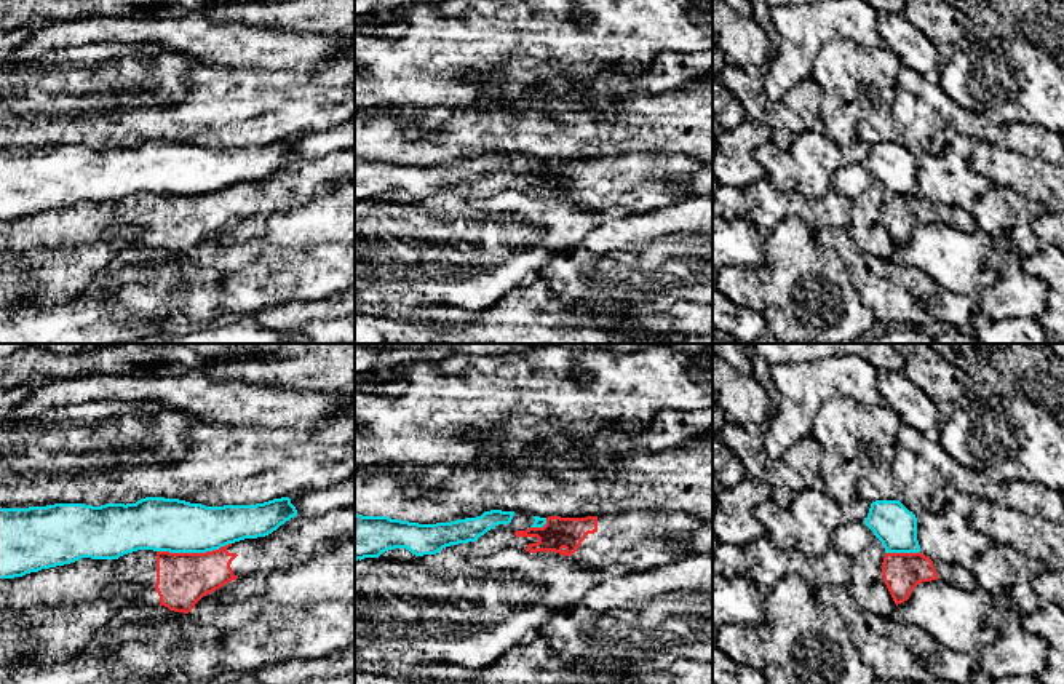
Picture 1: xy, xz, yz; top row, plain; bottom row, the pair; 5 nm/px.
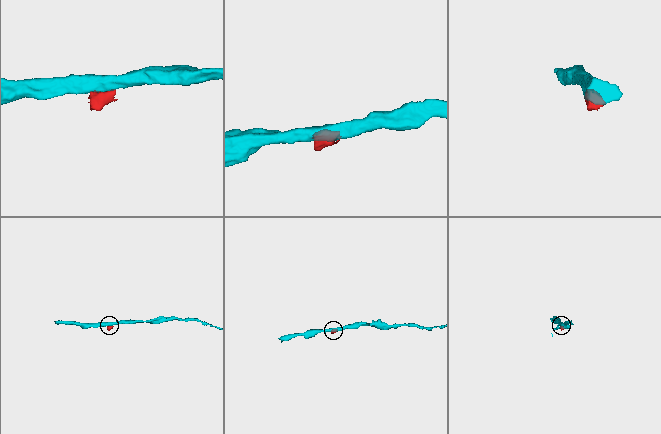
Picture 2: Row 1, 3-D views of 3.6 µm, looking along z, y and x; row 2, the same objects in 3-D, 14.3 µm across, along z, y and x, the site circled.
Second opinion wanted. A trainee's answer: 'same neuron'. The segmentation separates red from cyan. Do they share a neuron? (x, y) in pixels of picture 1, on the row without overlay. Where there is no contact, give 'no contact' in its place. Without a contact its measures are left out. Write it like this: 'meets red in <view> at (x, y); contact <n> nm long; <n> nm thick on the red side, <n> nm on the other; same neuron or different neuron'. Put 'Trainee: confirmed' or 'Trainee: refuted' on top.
Trainee: refuted
meets red in xy at (194, 195); contact 380 nm long; 280 nm thick on the red side, 280 nm on the other; different neuron

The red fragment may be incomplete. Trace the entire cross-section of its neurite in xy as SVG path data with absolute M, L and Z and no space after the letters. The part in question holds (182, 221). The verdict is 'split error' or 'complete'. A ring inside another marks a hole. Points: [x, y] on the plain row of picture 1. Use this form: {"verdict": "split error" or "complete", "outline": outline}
{"verdict": "split error", "outline": "M355 149L320 158L294 158L265 179L244 181L206 195L137 192L118 201L81 200L22 219L0 221L0 307L19 302L58 305L80 294L112 257L128 246L104 235L112 225L131 225L139 232L134 245L165 248L189 256L206 237L249 216L270 216L355 182Z"}

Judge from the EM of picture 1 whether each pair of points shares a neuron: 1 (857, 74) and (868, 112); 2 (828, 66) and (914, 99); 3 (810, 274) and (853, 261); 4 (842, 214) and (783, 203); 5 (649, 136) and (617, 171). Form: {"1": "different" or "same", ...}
{"1": "same", "2": "different", "3": "different", "4": "same", "5": "different"}

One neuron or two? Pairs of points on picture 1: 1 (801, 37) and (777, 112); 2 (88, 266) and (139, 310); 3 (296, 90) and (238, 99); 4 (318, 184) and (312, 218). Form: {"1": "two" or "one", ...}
{"1": "two", "2": "two", "3": "one", "4": "two"}

